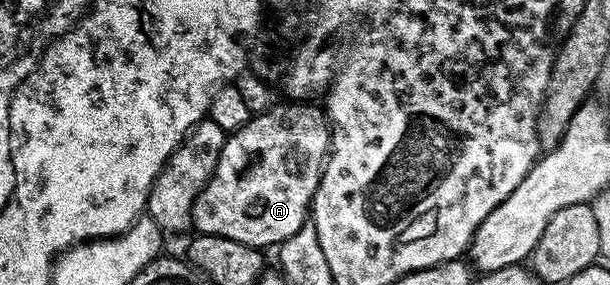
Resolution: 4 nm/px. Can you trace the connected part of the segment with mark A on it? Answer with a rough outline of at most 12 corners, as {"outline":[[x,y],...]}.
{"outline":[[309,100],[226,137],[196,233],[273,248],[310,217],[329,116]]}

